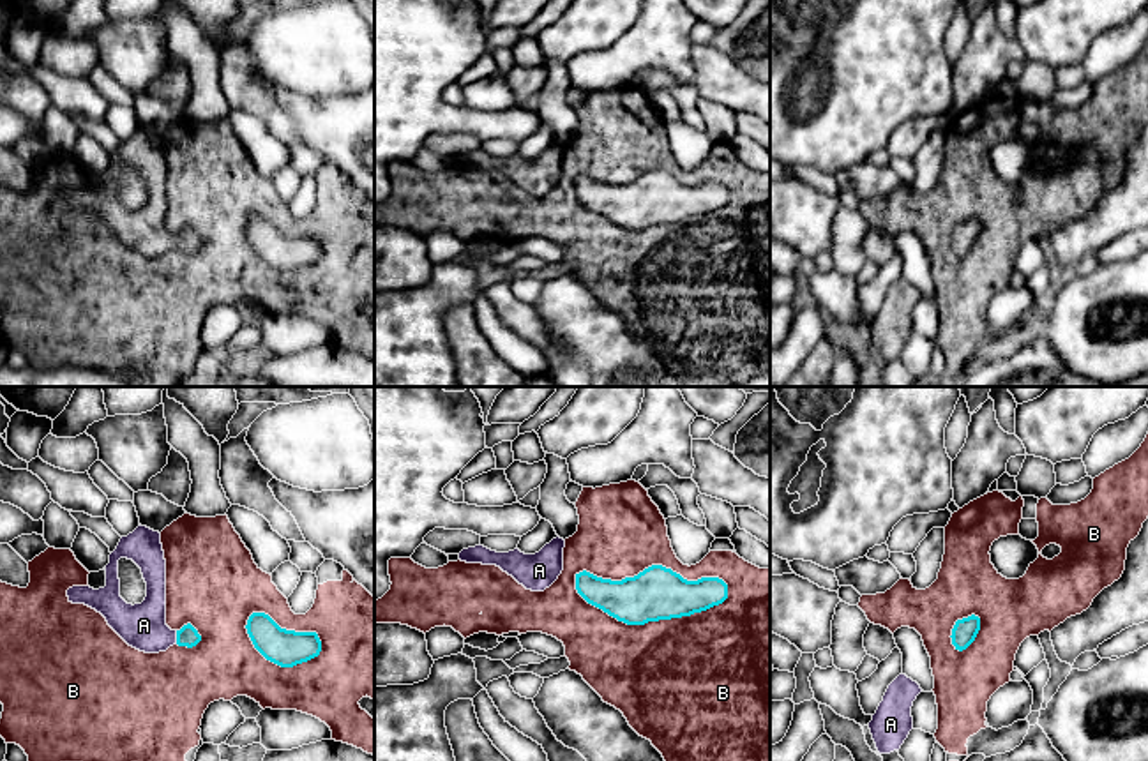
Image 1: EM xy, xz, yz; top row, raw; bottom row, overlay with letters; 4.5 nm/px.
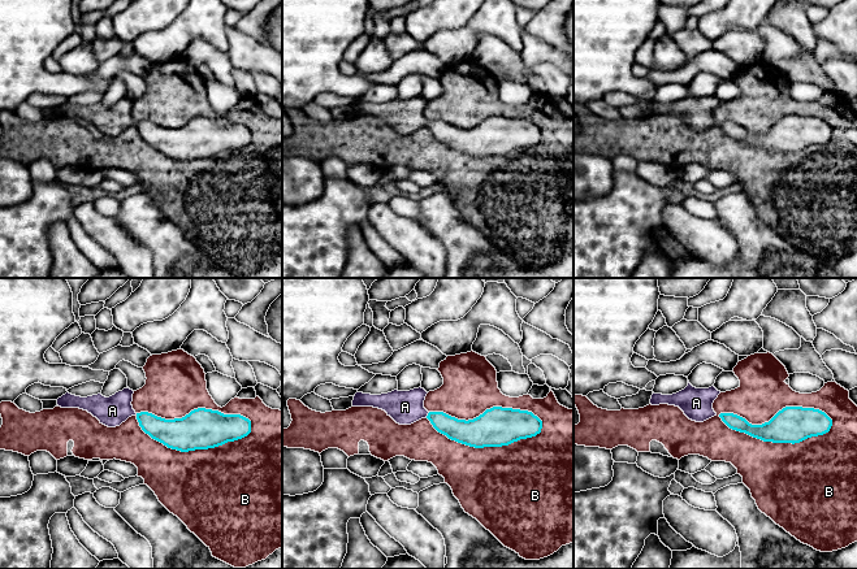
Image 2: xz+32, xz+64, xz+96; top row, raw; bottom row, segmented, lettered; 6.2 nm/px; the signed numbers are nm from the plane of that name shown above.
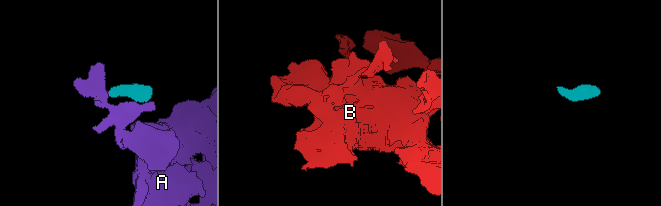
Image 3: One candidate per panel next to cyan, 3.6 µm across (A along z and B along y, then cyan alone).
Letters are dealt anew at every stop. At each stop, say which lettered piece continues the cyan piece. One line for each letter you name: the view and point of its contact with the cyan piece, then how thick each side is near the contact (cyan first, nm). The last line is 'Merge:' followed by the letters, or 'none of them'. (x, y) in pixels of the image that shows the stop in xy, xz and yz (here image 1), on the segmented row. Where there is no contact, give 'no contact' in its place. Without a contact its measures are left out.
A: xy (177, 638) | 100/200 nm
Merge: A

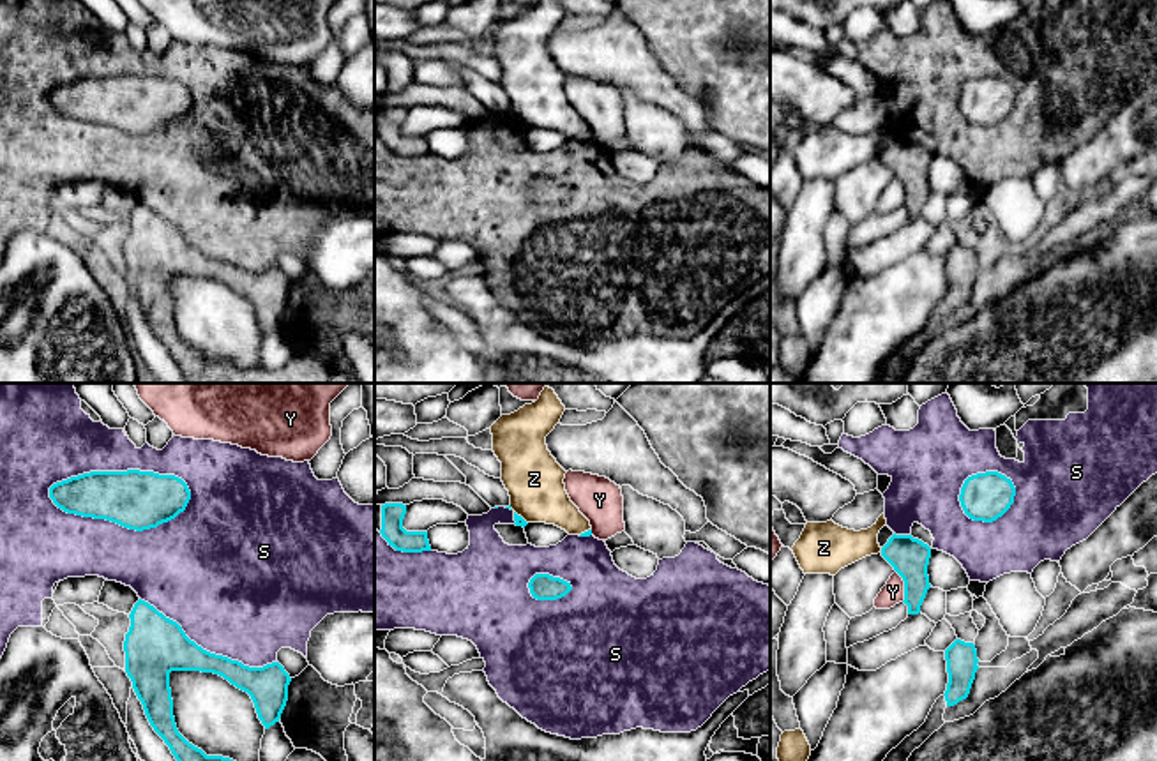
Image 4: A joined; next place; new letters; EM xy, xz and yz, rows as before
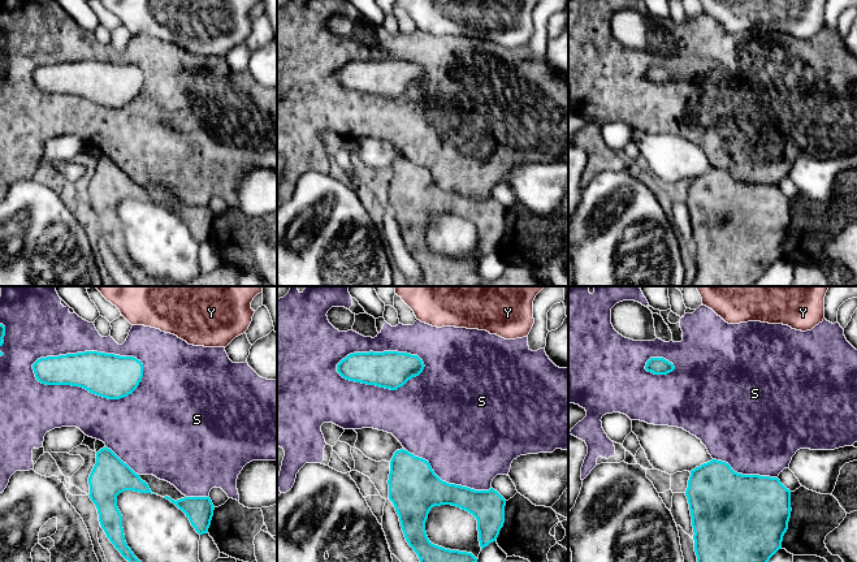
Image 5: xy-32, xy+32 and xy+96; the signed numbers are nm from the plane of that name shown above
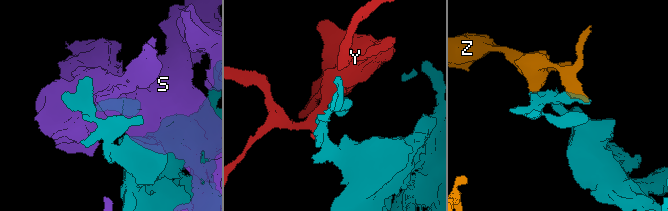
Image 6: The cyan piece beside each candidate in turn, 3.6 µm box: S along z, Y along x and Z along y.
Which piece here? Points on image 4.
Merge: none of them

